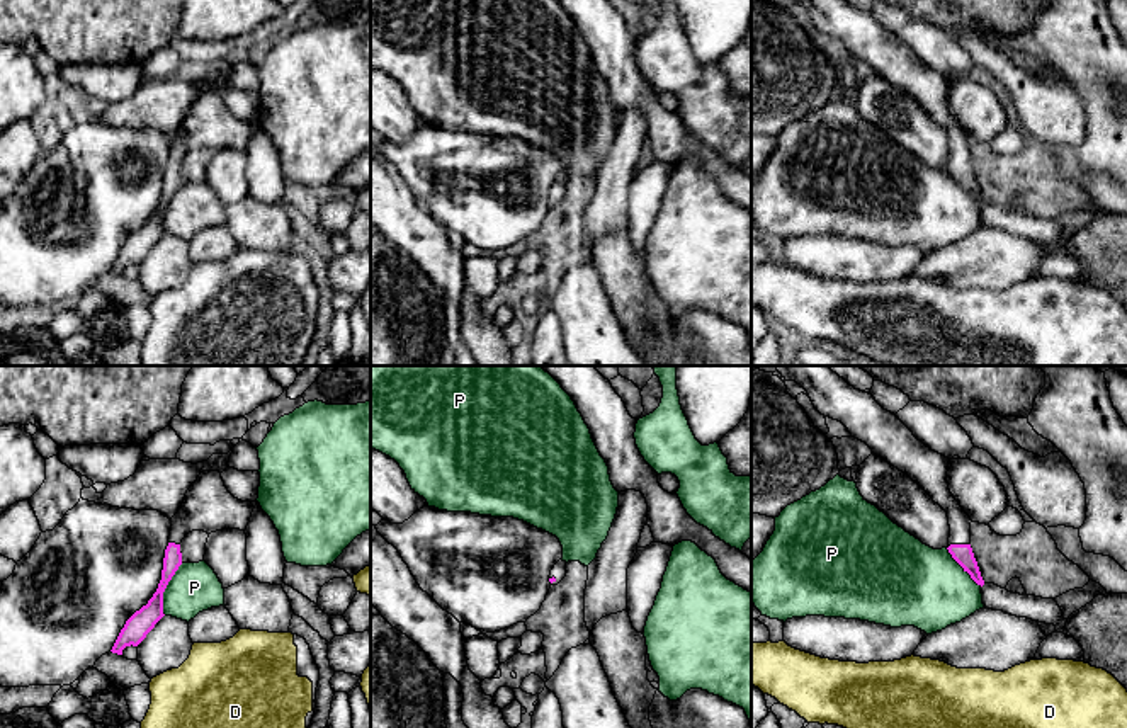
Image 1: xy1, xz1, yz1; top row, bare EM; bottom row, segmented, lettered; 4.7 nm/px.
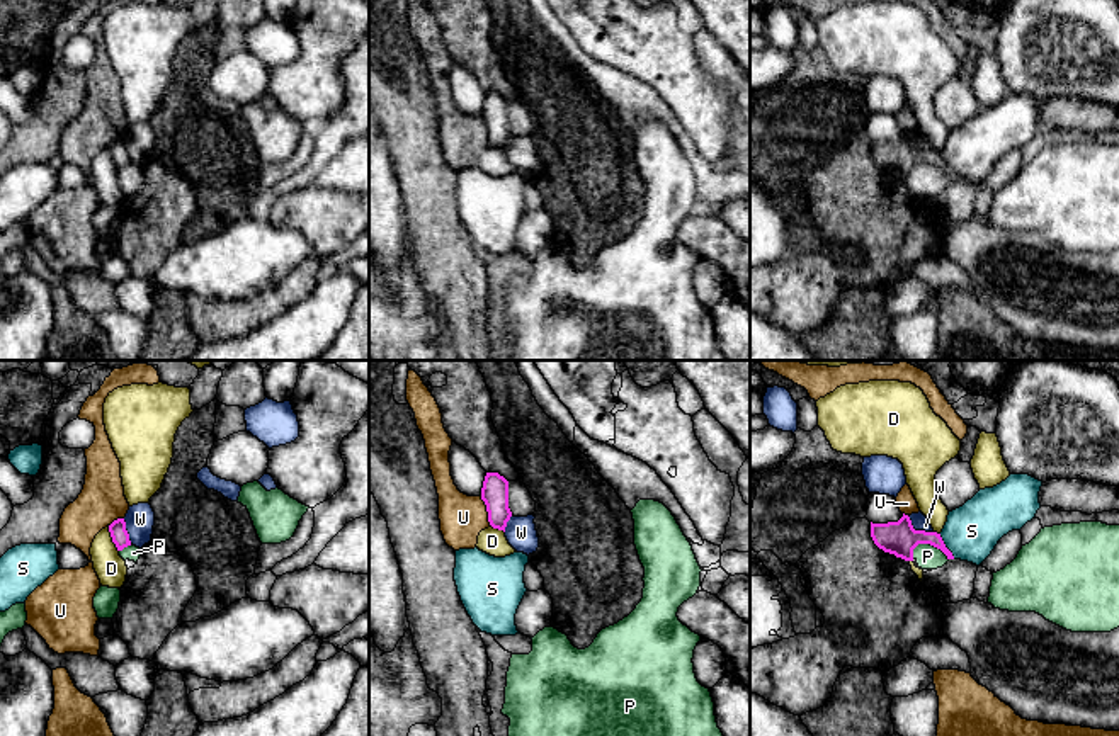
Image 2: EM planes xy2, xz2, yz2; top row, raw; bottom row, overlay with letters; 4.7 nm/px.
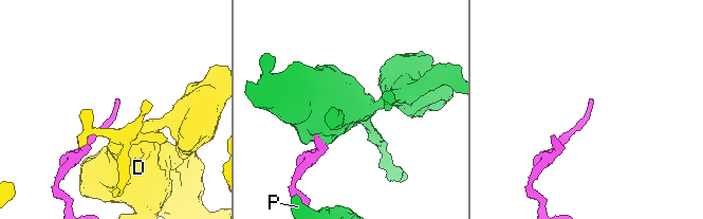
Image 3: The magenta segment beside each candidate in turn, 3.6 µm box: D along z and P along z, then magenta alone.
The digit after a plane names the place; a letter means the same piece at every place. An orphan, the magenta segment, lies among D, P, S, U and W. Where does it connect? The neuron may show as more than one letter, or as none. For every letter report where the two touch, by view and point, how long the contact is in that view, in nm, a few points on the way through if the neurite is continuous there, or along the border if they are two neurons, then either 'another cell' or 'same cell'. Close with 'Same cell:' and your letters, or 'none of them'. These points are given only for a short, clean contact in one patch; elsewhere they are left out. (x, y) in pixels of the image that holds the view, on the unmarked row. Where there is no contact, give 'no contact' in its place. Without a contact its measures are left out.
D: contact xy2 (113, 158); length 140 nm; border xy2 (107, 145), (118, 170); another cell
P: contact xy1 (165, 206); length 260 nm; another cell
S: contact yz2 (944, 165); length 140 nm; another cell
U: contact xz2 (487, 130); length 160 nm; border xz2 (480, 114), (487, 140), (492, 145); another cell
W: contact yz2 (917, 150); length 150 nm; border yz2 (907, 135), (915, 148), (932, 152); another cell
Same cell: none of them

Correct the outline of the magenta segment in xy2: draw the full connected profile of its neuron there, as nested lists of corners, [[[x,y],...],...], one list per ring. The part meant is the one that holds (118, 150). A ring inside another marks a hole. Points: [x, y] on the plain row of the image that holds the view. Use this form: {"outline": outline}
{"outline": [[[124,138],[114,139],[109,144],[109,151],[111,151],[112,161],[116,163],[117,170],[122,170],[124,167],[131,165]]]}

